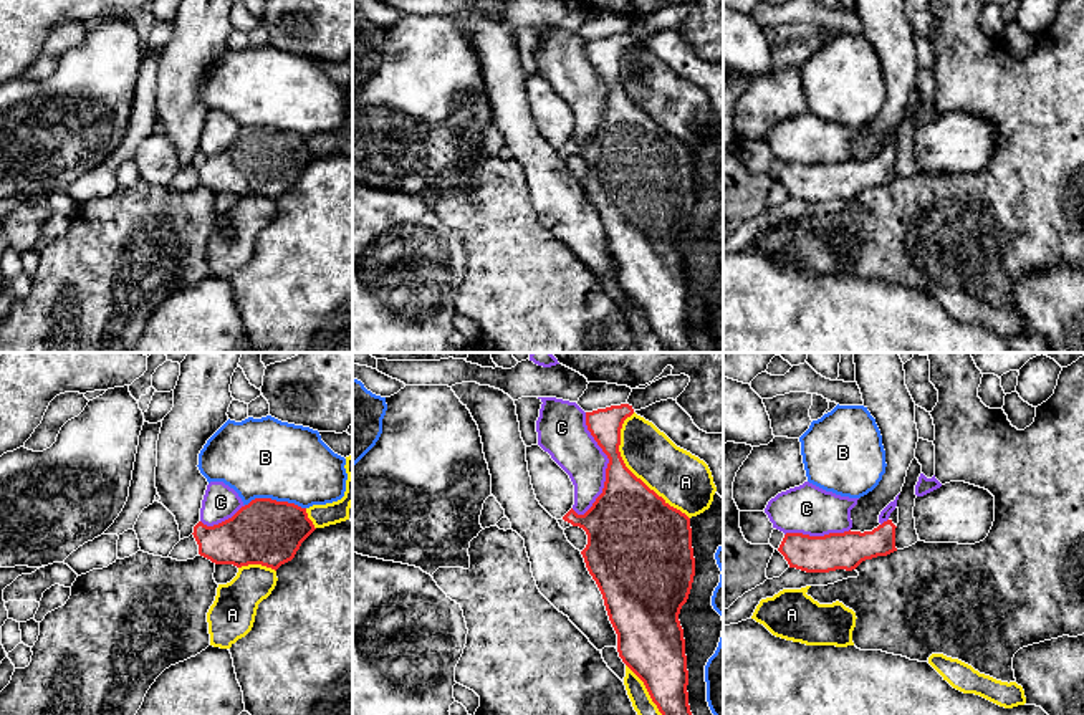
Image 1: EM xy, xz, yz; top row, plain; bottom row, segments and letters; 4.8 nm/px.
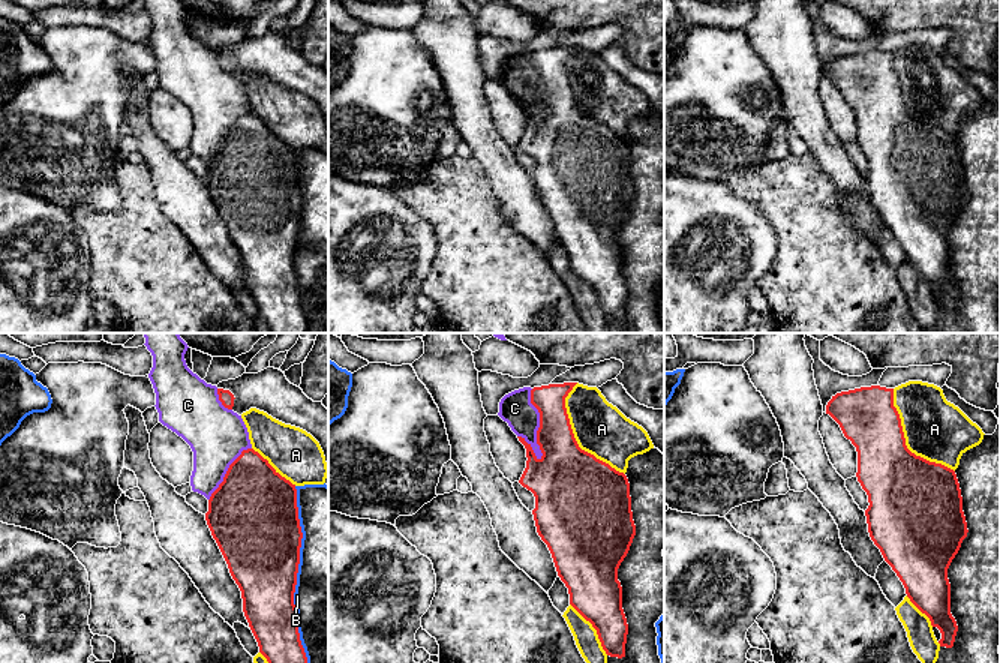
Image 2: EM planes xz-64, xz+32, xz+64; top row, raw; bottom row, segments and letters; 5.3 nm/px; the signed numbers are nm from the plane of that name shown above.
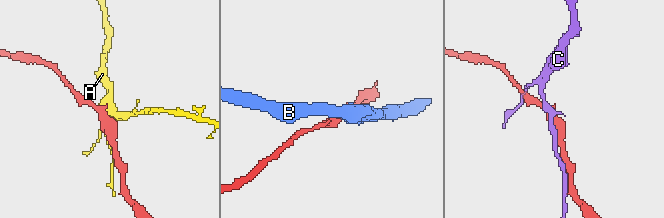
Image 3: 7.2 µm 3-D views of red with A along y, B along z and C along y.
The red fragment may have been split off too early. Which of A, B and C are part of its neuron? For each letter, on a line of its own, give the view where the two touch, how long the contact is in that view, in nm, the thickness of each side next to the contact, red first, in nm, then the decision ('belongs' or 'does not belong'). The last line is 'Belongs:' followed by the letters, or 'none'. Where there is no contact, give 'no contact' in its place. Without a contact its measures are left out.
A: meets red in xz; contact 600 nm long; 380 nm thick on the red side, 260 nm on the other; does not belong
B: meets red in xy; contact 300 nm long; 320 nm thick on the red side, 380 nm on the other; does not belong
C: meets red in xz; contact 500 nm long; 320 nm thick on the red side, 220 nm on the other; does not belong
Belongs: none

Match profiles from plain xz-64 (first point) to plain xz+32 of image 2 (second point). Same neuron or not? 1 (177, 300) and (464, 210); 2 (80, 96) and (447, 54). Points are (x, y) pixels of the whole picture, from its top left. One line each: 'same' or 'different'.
1: same
2: different

